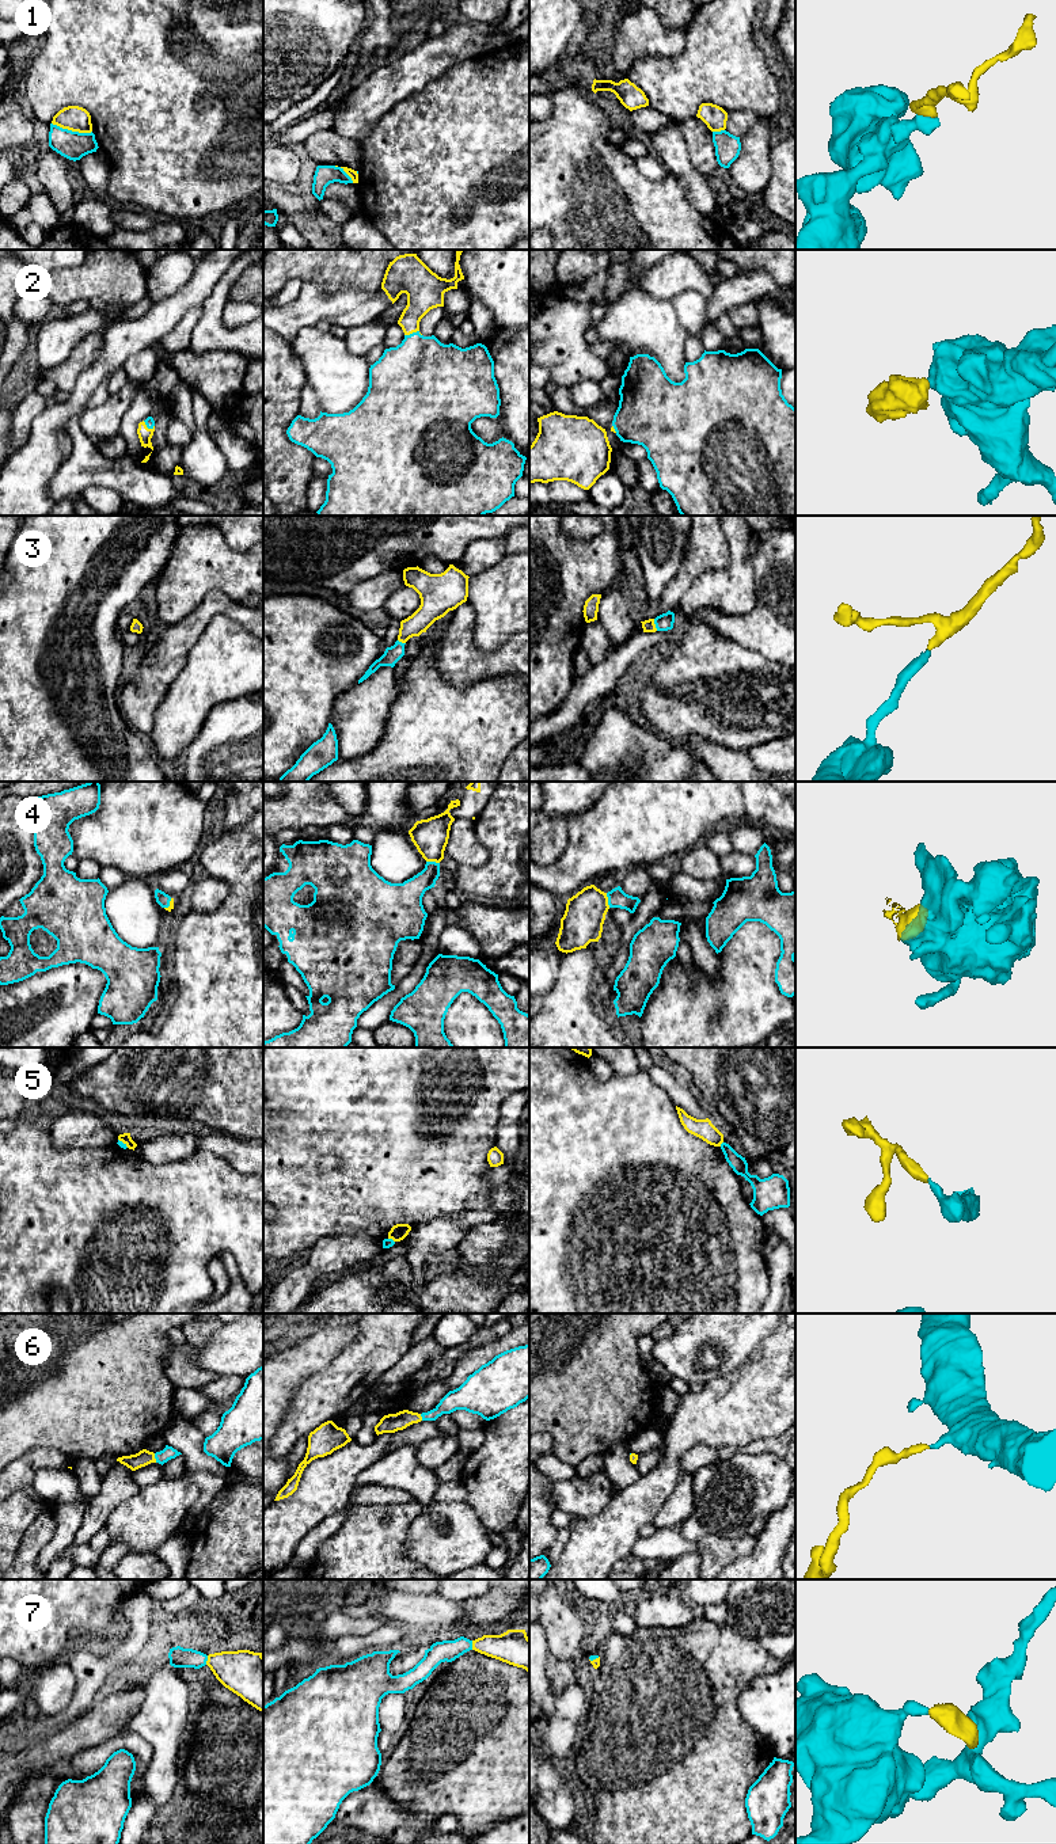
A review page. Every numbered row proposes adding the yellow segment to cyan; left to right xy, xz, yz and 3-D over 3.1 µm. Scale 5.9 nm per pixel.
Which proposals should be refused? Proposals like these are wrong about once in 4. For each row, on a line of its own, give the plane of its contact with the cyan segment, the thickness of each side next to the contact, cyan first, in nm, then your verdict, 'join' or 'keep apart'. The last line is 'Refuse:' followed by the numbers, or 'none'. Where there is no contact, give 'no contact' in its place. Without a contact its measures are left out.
1: xy | 170/150 nm | keep apart
2: xz | 440/220 nm | join
3: yz | 100/70 nm | join
4: yz | 110/240 nm | join
5: yz | 90/120 nm | keep apart
6: xy | 80/90 nm | join
7: xy | 120/280 nm | join
Refuse: 1, 5

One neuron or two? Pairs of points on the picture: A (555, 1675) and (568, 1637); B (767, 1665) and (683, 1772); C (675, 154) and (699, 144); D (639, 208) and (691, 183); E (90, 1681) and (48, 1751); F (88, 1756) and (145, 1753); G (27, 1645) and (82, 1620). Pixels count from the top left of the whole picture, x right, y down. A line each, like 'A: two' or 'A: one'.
A: two
B: one
C: two
D: two
E: two
F: one
G: one

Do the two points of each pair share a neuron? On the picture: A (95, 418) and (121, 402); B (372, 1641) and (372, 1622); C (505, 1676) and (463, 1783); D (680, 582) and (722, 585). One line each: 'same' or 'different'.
A: same
B: different
C: same
D: different

